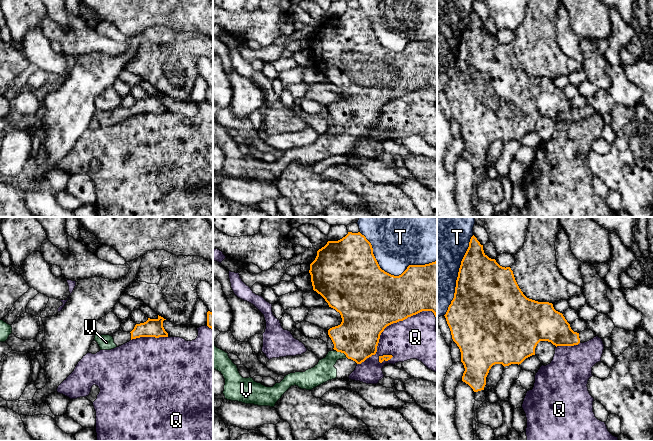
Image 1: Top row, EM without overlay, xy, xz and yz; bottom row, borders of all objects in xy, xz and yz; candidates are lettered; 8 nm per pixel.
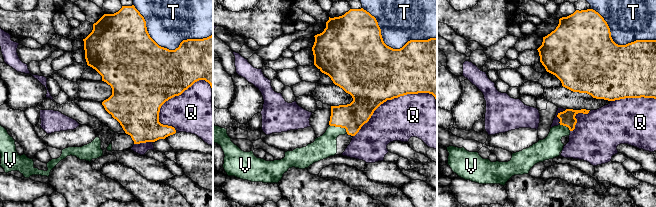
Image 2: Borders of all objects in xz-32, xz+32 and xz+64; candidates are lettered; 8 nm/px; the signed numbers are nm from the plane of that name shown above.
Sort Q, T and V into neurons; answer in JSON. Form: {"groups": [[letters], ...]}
{"groups": [["Q"], ["T"], ["V"]]}

